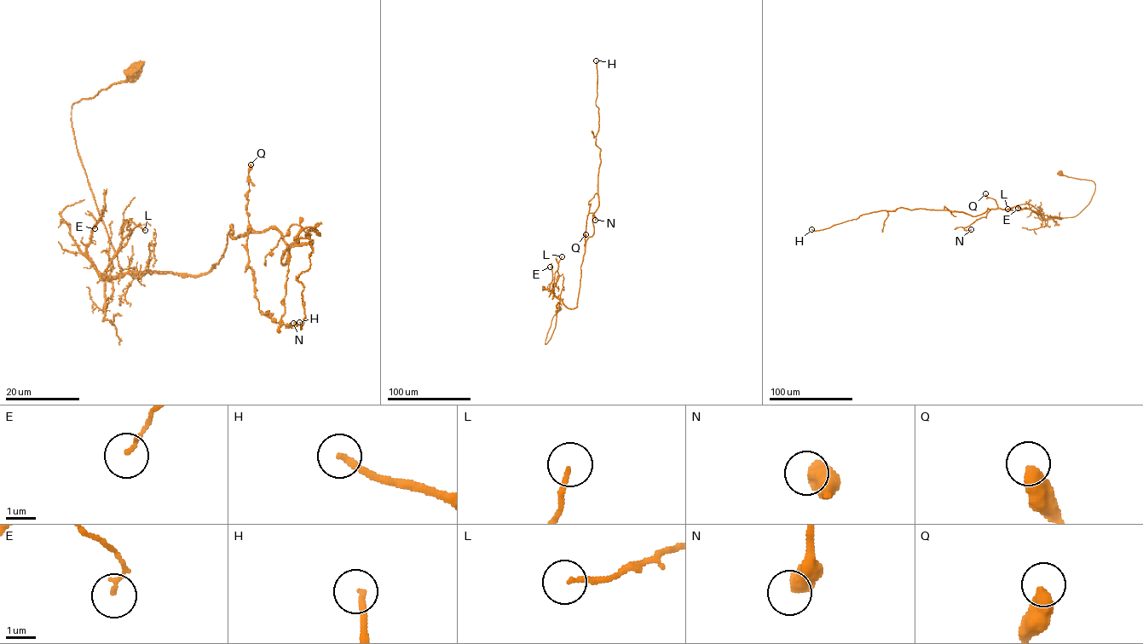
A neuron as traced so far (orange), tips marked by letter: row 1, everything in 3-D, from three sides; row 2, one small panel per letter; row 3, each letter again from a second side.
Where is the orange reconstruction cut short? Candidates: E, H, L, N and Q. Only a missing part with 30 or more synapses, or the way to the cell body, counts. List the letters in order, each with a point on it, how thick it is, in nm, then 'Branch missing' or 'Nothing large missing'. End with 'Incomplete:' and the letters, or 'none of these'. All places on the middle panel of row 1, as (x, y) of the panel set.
E: Place: (550, 267). Thickness 130 nm. Nothing large missing
H: Place: (596, 60). Thickness 190 nm. Branch missing
L: Place: (562, 256). Thickness 140 nm. Nothing large missing
N: Place: (595, 220). Thickness 600 nm. Nothing large missing
Q: Place: (585, 234). Thickness 460 nm. Nothing large missing
Incomplete: H

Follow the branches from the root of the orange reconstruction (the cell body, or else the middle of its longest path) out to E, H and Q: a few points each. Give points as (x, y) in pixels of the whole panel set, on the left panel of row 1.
E: (135, 72), (76, 102), (72, 125), (118, 262), (135, 272), (96, 268), (87, 244), (105, 207), (95, 228)
H: (135, 72), (72, 109), (122, 270), (205, 274), (231, 226), (276, 229), (283, 264), (319, 224), (299, 322)
Q: (135, 72), (72, 109), (122, 270), (205, 274), (231, 226), (233, 238), (248, 231), (251, 164)

